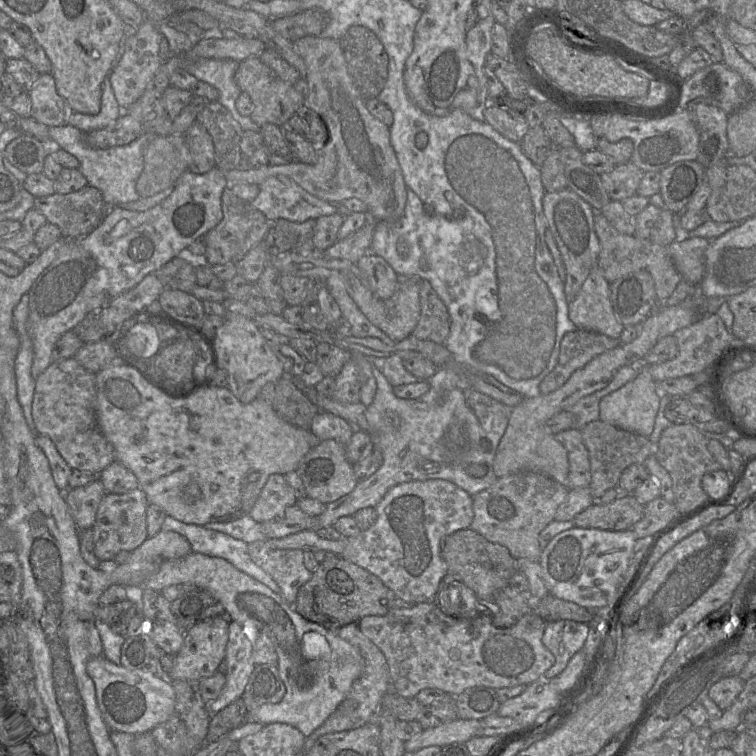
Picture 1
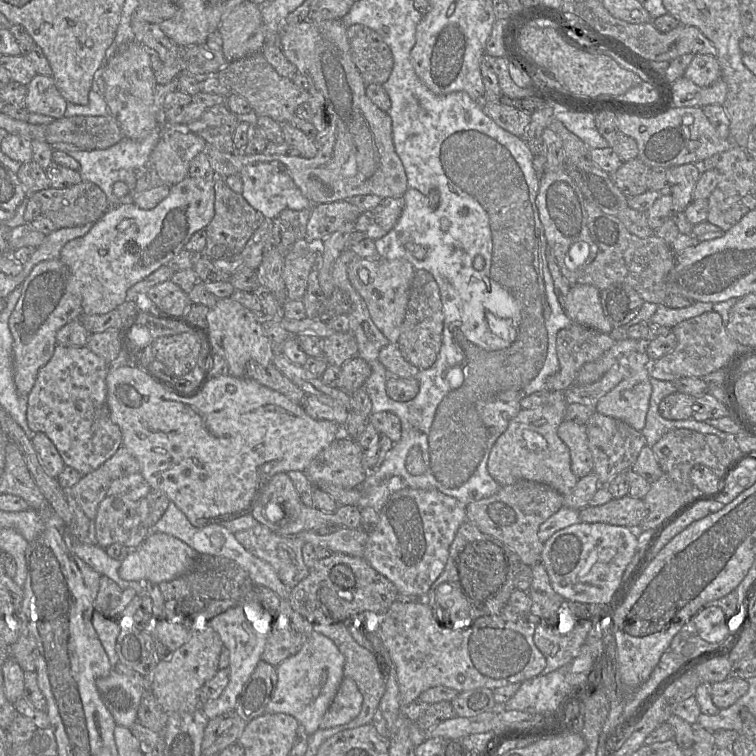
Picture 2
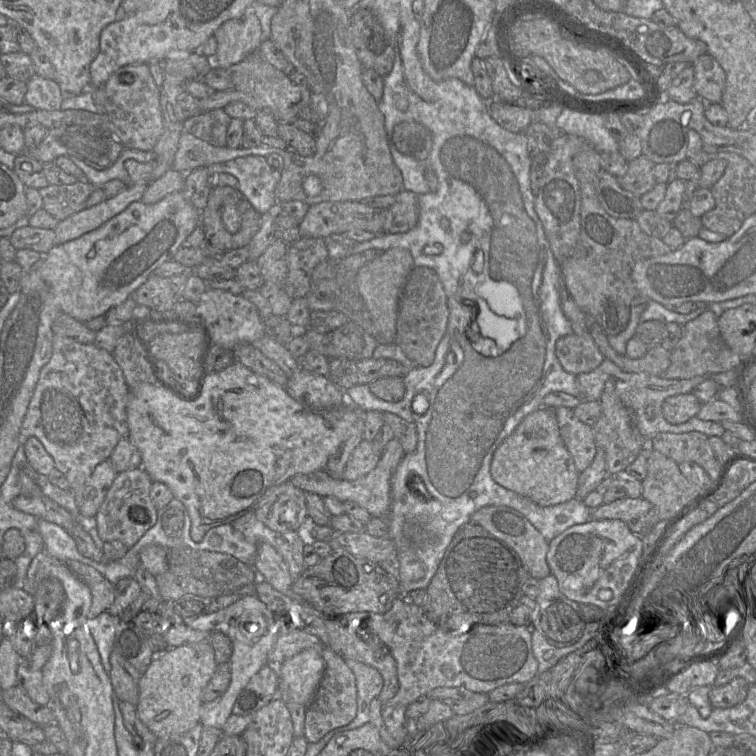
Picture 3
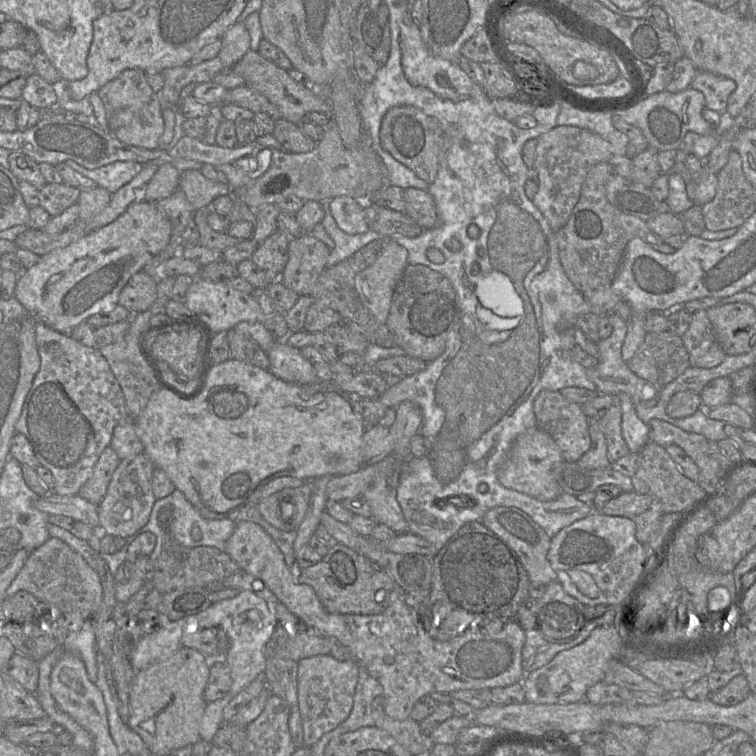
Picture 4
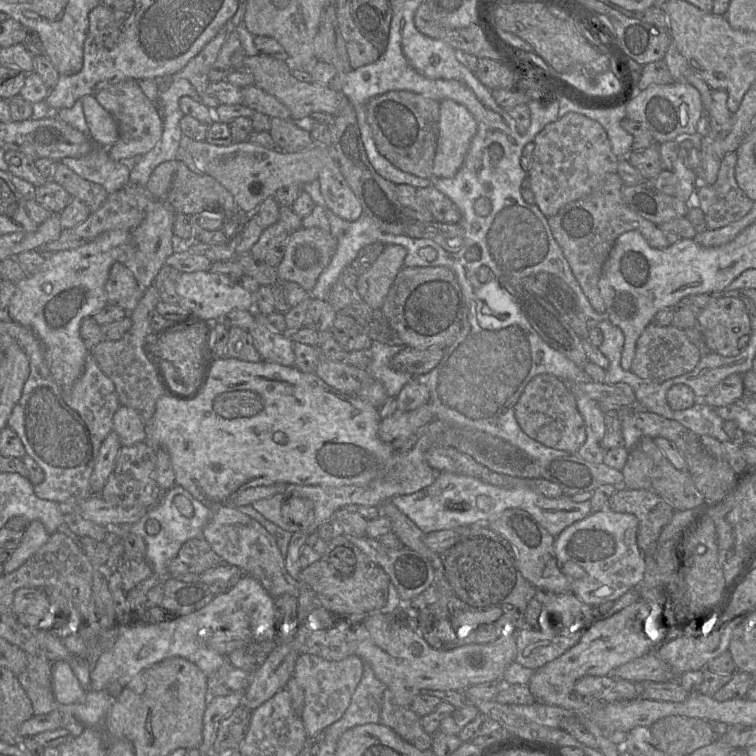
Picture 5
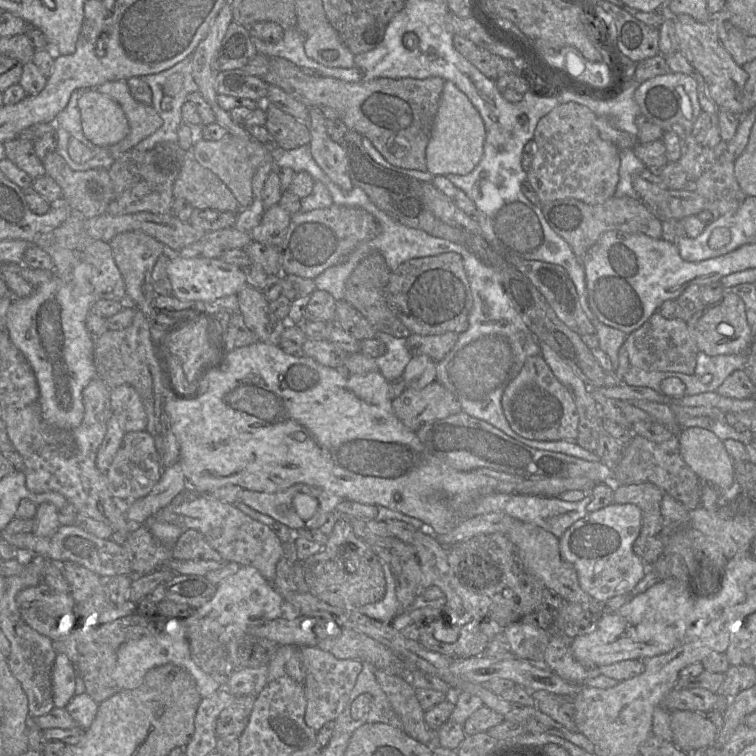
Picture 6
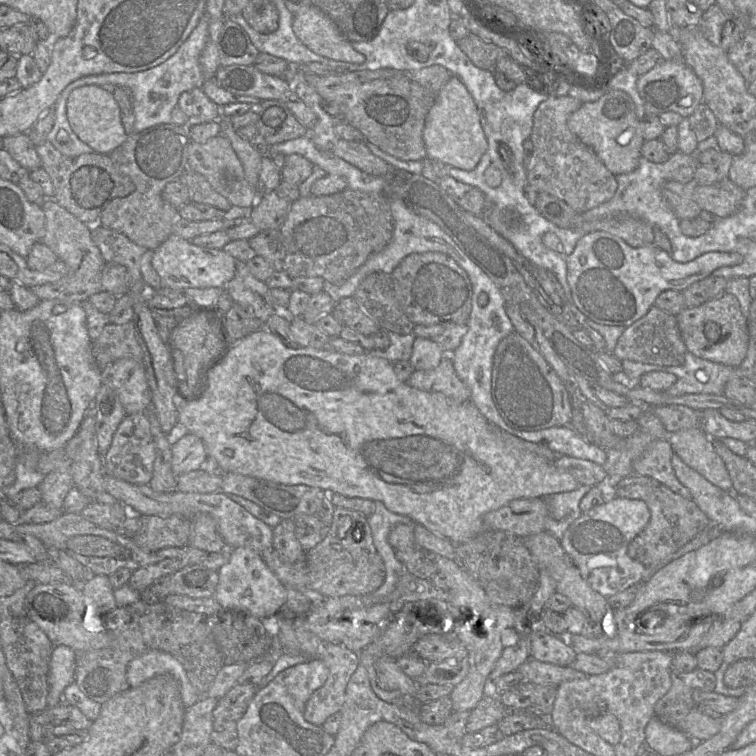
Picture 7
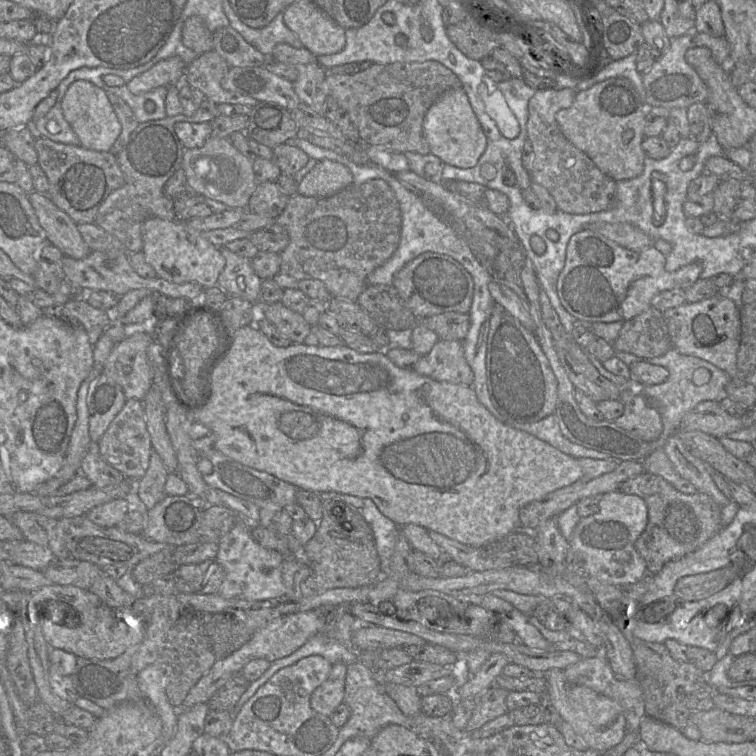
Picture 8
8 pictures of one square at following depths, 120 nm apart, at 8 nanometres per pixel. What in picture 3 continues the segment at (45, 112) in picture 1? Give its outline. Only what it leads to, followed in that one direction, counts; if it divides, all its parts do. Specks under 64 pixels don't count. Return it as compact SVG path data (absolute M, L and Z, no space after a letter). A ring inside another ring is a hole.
M35 74L26 83L25 104L36 108L36 110L60 110L64 92L55 80L46 79Z

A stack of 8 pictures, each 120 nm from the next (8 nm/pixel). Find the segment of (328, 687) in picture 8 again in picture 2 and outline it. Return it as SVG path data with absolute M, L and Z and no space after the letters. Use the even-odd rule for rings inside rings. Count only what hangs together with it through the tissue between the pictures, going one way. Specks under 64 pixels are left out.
M343 677L337 693L321 719L319 729L341 726L355 719L362 707L363 696L355 681Z

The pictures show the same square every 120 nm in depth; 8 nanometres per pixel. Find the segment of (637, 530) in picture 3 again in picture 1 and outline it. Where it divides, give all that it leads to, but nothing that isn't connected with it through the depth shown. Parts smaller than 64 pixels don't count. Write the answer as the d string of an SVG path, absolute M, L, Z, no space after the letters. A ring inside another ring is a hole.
M622 494L611 503L594 502L573 519L574 527L624 531L644 516L644 507L632 494Z

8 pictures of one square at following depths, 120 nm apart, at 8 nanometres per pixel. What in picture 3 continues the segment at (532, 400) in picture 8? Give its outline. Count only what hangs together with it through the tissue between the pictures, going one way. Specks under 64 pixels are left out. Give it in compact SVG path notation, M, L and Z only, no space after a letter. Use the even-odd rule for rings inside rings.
M567 407L553 409L561 438L573 459L576 470L580 473L592 463L598 449L592 426L580 421L573 409Z

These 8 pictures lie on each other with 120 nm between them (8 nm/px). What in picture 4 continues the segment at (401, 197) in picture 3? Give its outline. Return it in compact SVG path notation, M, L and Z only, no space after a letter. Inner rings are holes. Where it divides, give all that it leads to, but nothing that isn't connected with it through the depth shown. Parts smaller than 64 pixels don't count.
M404 189L405 214L421 228L435 227L439 220L436 204L427 190Z

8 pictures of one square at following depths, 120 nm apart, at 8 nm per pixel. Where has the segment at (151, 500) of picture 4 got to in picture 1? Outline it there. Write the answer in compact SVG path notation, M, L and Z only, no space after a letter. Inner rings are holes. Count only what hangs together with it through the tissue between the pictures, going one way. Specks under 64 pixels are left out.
M139 487L123 494L104 496L92 527L93 553L99 561L113 560L122 550L132 552L148 538L146 526L148 505L146 494Z

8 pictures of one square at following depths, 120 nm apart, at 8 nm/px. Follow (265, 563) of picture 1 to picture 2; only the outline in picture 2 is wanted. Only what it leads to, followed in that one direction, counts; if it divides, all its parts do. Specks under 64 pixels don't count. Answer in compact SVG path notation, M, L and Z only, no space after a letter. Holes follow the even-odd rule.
M261 524L234 536L249 553L269 563L287 588L294 588L309 574L302 557L305 543L297 536L282 536Z

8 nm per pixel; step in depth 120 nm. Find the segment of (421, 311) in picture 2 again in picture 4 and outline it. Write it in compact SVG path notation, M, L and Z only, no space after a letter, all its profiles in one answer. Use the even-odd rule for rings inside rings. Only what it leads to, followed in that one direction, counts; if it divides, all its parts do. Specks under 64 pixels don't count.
M408 264L398 280L387 318L397 346L409 356L432 362L445 349L449 333L460 320L460 304L451 281L422 264Z

